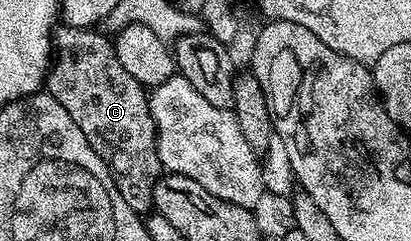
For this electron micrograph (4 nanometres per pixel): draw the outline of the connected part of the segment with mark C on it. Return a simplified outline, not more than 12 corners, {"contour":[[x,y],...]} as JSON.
{"contour":[[61,24],[46,91],[153,212],[145,86],[95,28]]}

